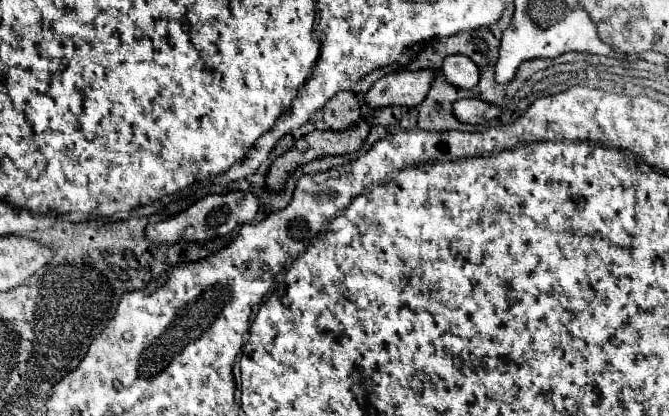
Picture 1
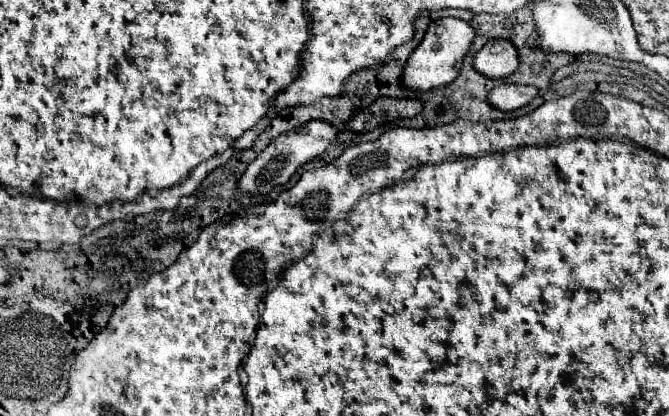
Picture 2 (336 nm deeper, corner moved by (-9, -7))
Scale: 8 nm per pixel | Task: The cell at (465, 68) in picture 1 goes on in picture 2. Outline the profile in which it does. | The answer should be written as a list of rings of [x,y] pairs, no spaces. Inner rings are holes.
[[[490,39],[474,57],[474,69],[490,79],[502,79],[518,69],[518,53],[510,41]]]

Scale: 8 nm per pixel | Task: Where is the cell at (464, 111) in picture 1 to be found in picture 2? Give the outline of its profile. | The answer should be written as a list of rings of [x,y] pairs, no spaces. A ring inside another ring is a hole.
[[[502,83],[502,85],[498,85],[498,89],[494,87],[488,93],[488,103],[500,111],[516,111],[516,109],[528,105],[536,95],[538,95],[536,87]],[[500,87],[508,87],[508,89],[500,89]]]

